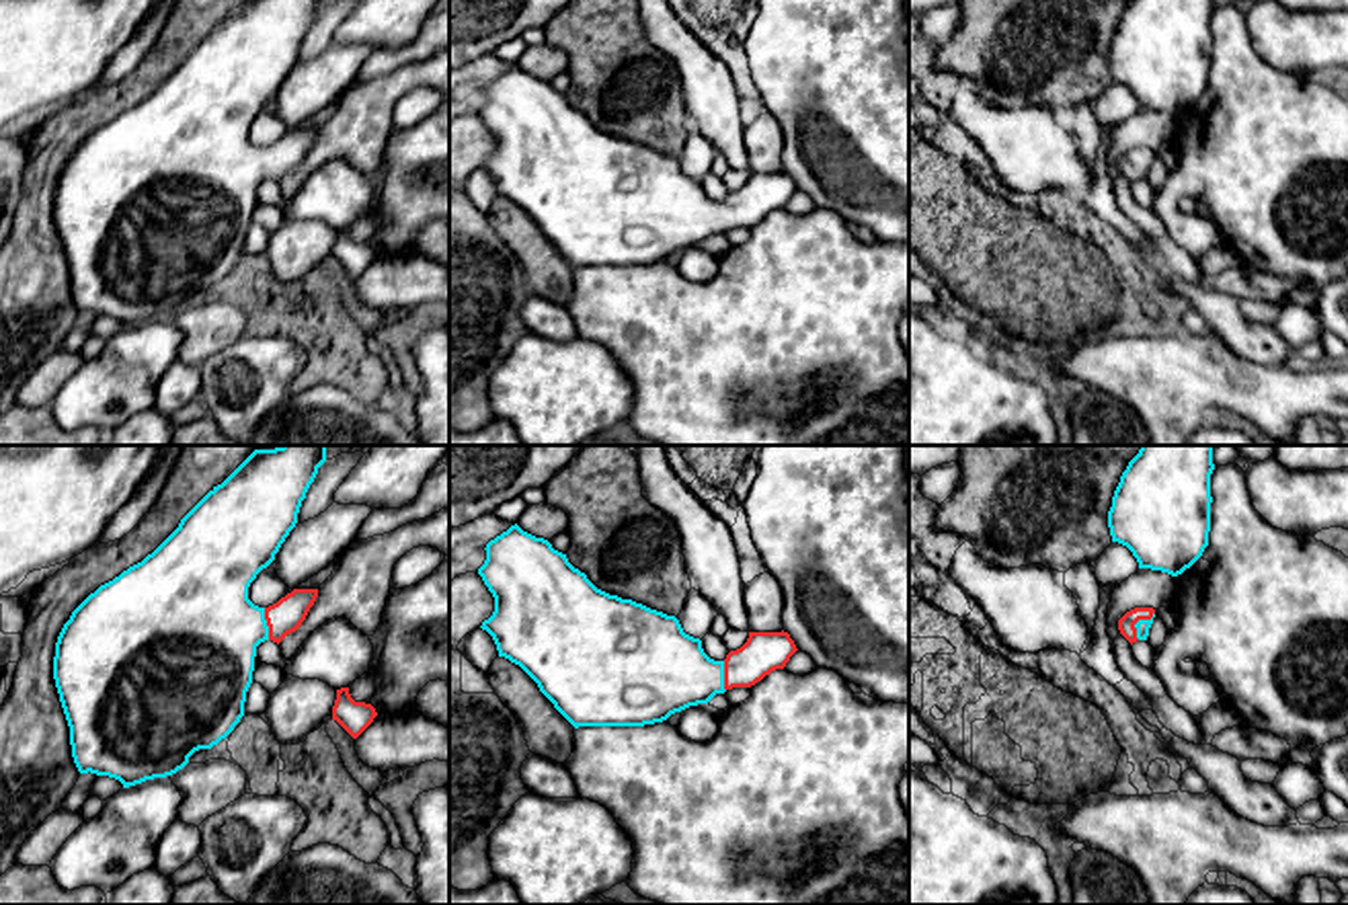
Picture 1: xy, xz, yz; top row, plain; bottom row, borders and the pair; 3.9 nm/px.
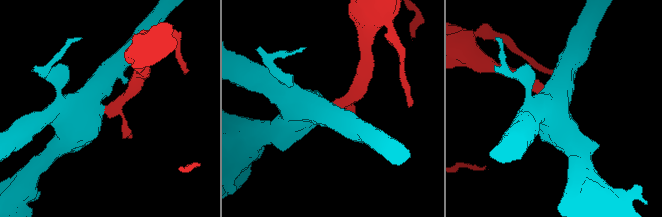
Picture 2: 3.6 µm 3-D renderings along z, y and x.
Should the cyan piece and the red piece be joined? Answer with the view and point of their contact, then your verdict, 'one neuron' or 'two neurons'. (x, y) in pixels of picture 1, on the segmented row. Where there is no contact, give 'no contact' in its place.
yz (1137, 622) | one neuron

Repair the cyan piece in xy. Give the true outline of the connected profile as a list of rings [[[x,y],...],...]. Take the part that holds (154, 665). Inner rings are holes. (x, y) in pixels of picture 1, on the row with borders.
[[[326,445],[254,449],[152,554],[72,612],[55,642],[53,679],[80,774],[109,776],[123,788],[166,778],[183,770],[195,751],[211,749],[234,731],[244,716],[256,646],[265,640],[279,644],[295,632],[318,597],[318,589],[293,589],[277,603],[259,607],[248,599],[248,587],[295,527],[302,501],[324,462]]]

